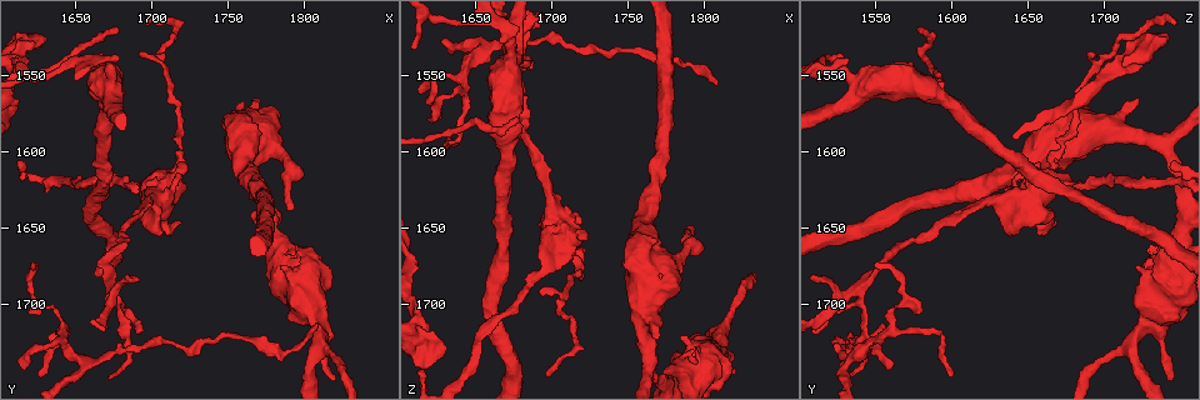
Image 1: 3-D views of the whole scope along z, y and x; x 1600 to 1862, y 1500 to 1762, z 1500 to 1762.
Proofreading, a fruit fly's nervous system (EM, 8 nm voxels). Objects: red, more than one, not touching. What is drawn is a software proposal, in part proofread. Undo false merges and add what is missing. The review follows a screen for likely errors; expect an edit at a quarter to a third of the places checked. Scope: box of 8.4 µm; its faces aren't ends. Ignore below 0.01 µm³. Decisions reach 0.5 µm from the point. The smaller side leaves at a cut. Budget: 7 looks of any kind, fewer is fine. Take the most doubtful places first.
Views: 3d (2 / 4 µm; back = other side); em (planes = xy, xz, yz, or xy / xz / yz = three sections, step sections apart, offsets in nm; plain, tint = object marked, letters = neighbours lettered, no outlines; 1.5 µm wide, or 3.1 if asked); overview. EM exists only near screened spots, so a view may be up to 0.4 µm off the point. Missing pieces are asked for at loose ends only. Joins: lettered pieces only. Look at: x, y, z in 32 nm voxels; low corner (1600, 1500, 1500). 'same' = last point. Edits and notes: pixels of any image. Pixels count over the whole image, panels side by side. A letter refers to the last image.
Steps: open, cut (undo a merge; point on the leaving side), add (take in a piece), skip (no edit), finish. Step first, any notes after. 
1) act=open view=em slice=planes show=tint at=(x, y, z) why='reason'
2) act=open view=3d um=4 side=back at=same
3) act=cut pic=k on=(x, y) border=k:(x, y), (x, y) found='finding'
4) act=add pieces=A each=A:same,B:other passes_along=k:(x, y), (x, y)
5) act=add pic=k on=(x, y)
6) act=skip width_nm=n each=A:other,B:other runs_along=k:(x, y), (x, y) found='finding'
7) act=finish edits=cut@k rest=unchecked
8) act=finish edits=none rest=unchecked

act=open view=3d um=4 side=back at=(1628, 1526, 1732) why='branch stops here'

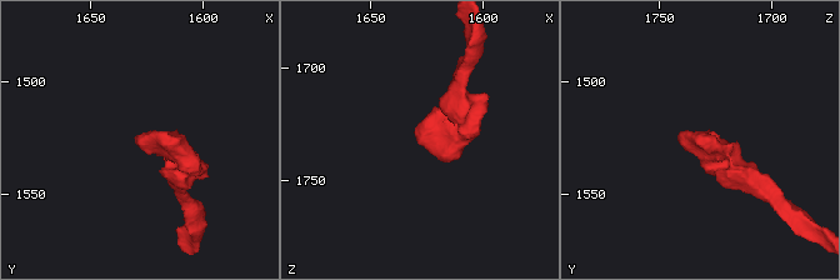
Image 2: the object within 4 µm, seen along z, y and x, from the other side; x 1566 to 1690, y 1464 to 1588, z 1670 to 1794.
act=open view=em slice=xy step=4 show=tint at=(1629, 1525, 1733)

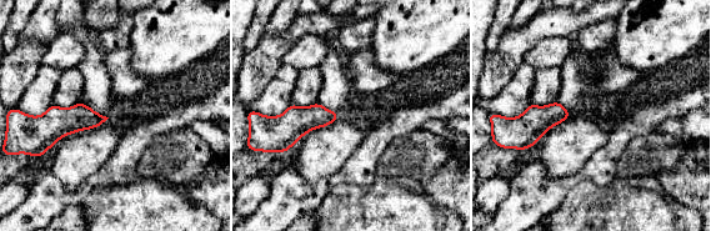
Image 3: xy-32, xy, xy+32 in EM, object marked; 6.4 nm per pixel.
act=open view=em slice=planes show=letters at=same

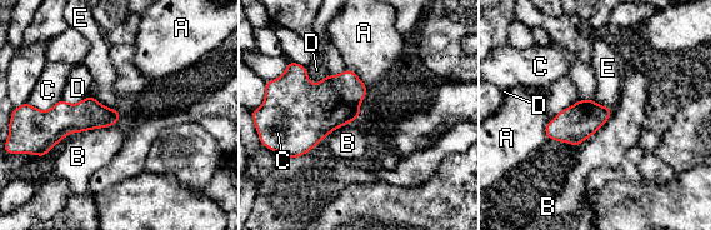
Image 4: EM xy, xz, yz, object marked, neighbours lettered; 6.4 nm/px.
act=skip longest_contact=B:420nm each=A:other,B:other,C:other,D:other,E:other border=4:(93, 95), (104, 105), (119, 110) found='none of them fits'

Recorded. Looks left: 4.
act=open view=3d um=4 at=(1722, 1606, 1658)

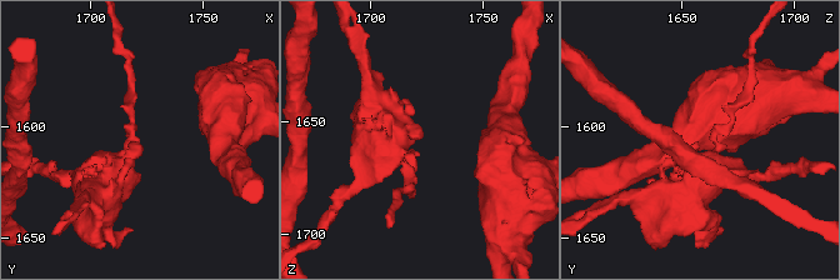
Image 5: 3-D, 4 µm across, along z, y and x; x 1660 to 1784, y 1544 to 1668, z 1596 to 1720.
act=open view=em slice=planes show=letters at=(1723, 1607, 1657) why='need the tissue'

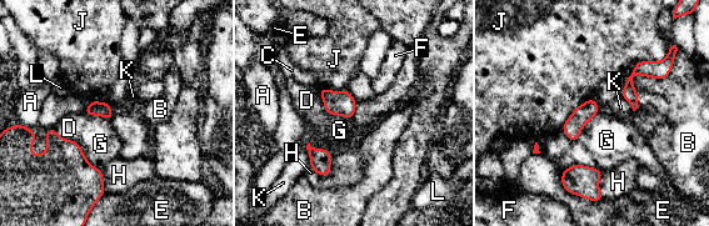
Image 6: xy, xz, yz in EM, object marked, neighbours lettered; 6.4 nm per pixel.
act=skip each=A:other,B:other,C:other,D:other,E:other,F:other,G:other,H:other,J:other,K:other,L:other found='no lettered piece goes on from it'

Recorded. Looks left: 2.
act=finish edits=none rest=unchecked

